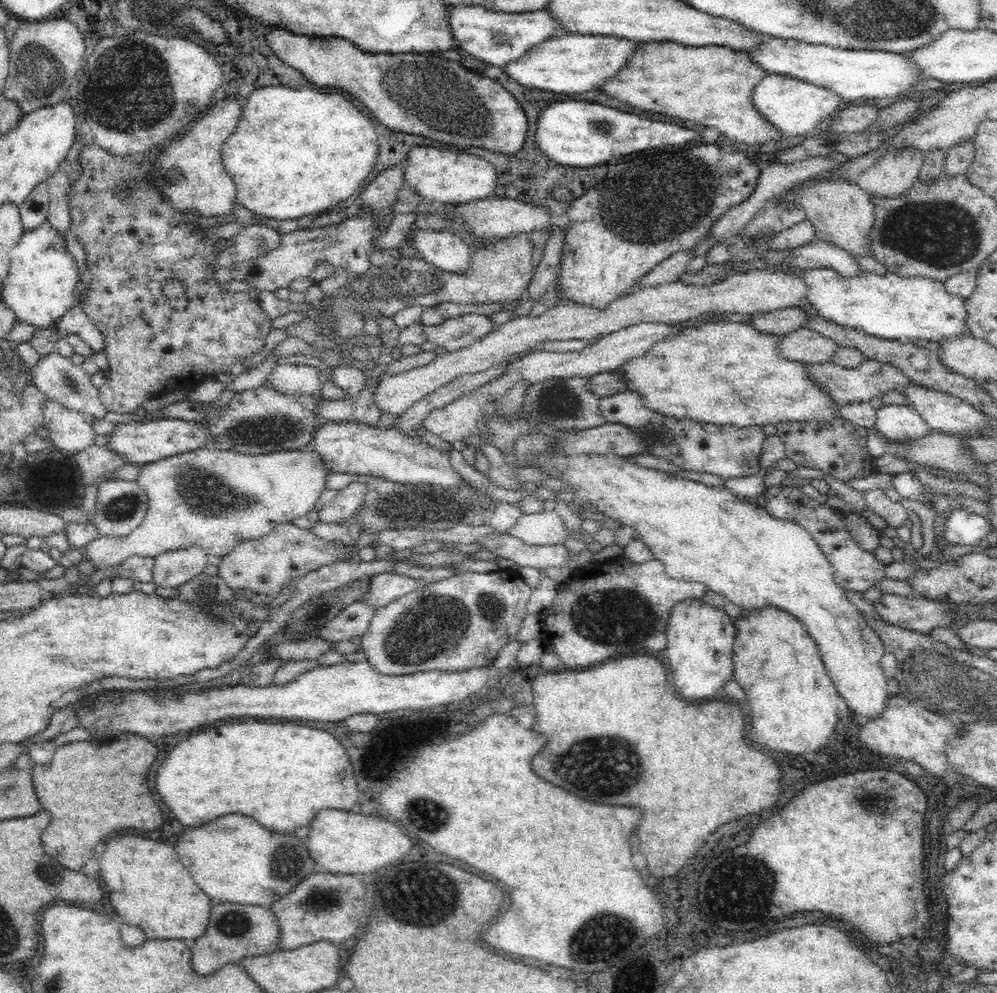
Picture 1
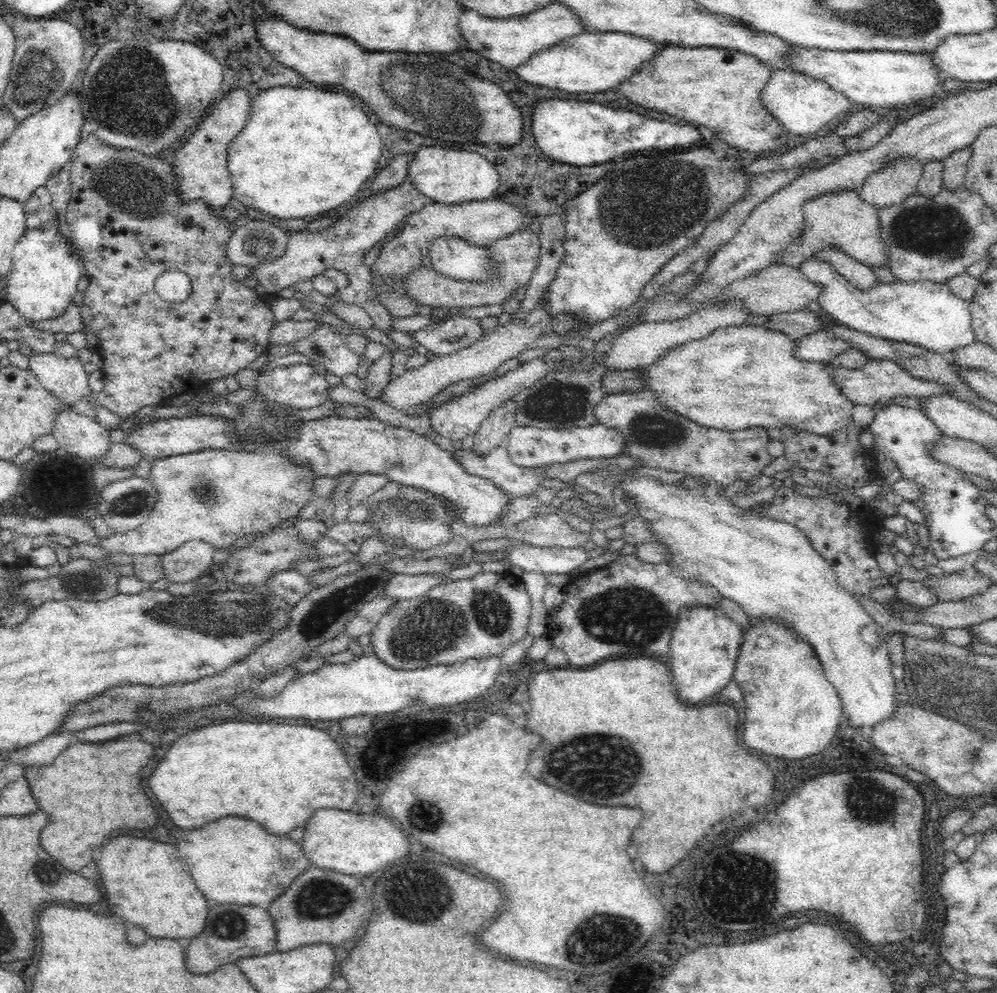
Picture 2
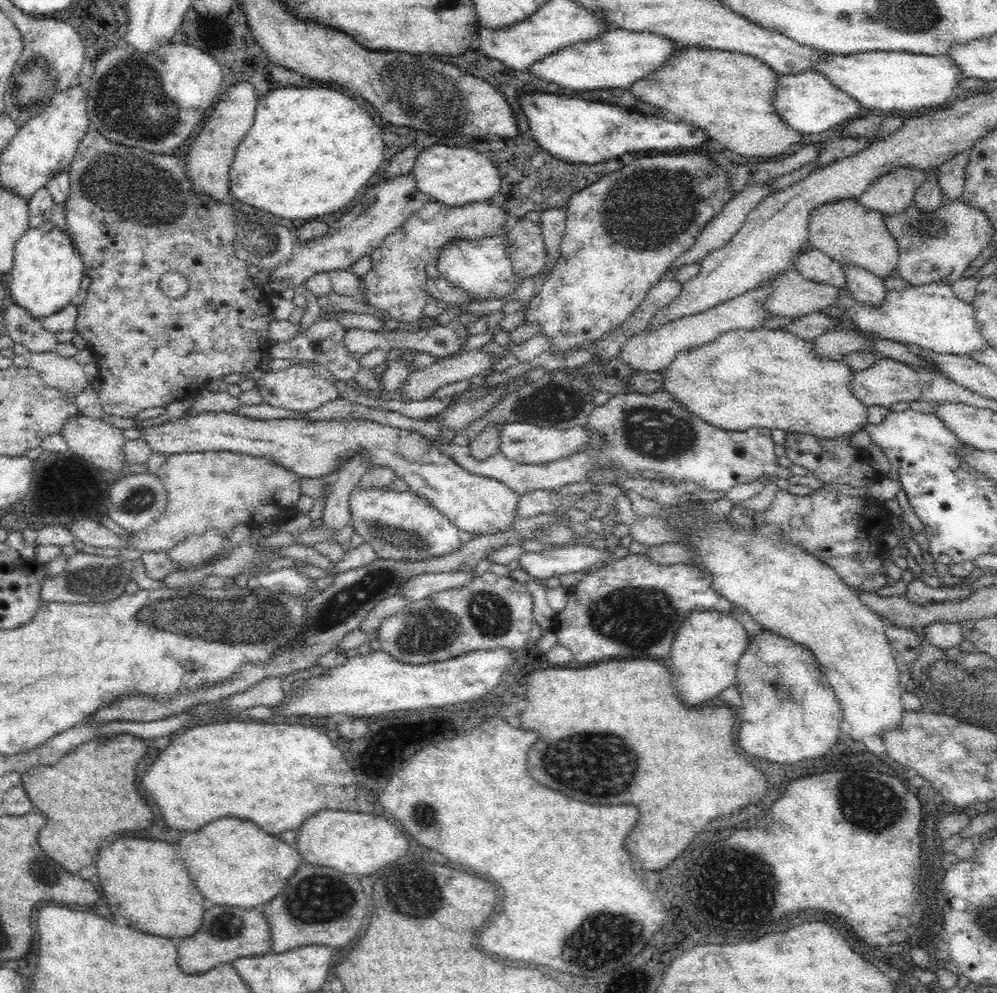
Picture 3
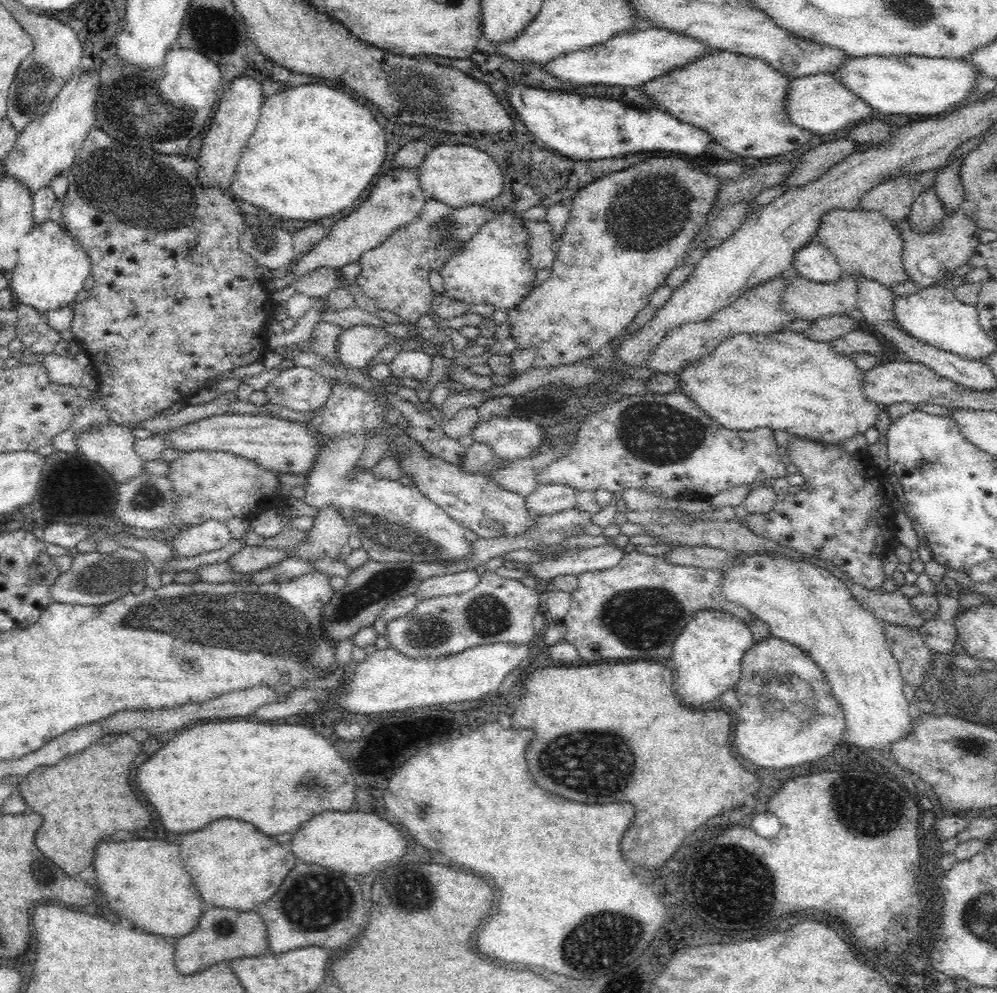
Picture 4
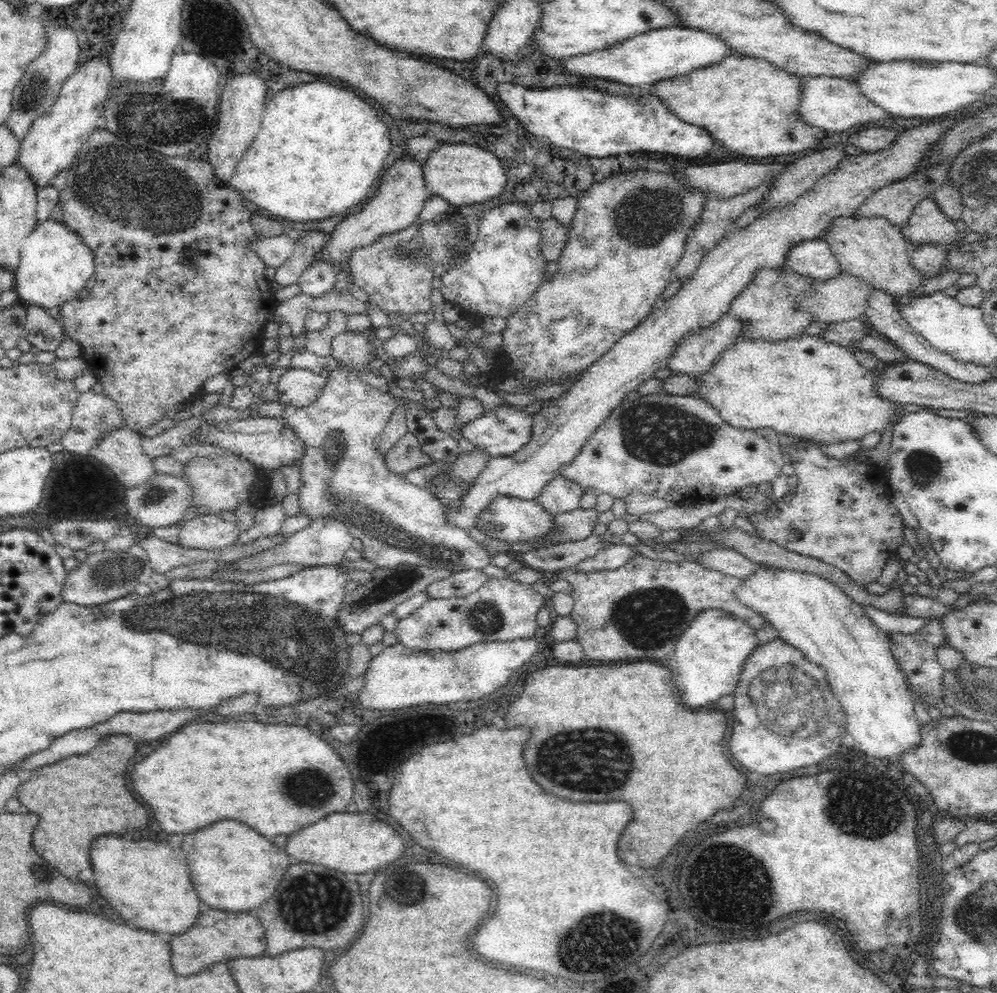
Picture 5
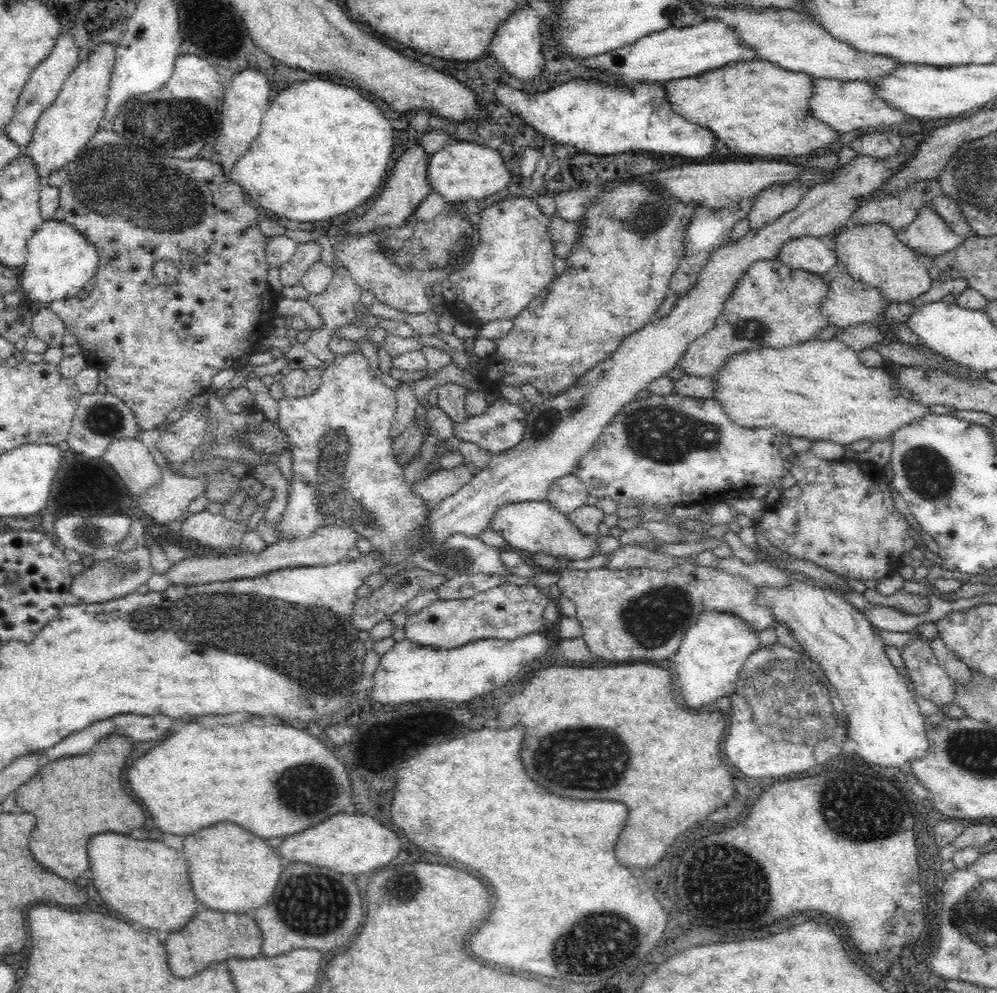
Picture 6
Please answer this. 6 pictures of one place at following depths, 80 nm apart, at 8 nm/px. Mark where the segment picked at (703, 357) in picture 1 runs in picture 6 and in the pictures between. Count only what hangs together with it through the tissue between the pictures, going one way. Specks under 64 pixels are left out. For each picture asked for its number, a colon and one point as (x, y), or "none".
2: (738, 377)
3: (743, 379)
4: (786, 381)
5: (806, 386)
6: (819, 389)

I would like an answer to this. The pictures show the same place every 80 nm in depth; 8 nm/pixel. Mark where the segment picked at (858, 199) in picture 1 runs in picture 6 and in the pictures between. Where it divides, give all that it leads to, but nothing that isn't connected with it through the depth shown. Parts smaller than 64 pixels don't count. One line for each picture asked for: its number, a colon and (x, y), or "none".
2: (842, 221)
3: (851, 234)
4: (865, 243)
5: (872, 249)
6: (872, 254)

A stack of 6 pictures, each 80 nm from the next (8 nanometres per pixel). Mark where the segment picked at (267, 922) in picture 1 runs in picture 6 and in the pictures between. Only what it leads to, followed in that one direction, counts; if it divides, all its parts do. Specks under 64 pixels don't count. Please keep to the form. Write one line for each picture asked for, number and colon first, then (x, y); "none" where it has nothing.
2: (231, 932)
3: (228, 933)
4: (223, 934)
5: (216, 936)
6: (210, 936)

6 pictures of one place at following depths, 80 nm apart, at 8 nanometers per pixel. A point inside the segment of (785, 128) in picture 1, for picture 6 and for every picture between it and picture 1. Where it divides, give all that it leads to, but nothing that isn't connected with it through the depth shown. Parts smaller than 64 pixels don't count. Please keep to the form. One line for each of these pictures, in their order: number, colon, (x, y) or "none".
2: (802, 104)
3: (808, 102)
4: (819, 102)
5: (833, 104)
6: (844, 105)

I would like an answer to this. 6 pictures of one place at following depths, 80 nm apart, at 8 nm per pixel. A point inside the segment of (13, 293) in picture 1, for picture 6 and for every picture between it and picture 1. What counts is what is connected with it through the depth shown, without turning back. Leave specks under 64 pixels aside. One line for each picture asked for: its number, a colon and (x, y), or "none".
2: (45, 272)
3: (47, 269)
4: (52, 266)
5: (55, 264)
6: (59, 262)

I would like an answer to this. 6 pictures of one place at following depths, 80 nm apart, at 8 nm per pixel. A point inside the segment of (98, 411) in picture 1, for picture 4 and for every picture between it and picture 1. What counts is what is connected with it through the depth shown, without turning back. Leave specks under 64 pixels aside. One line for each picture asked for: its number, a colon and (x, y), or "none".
2: (65, 377)
3: (66, 373)
4: (62, 370)

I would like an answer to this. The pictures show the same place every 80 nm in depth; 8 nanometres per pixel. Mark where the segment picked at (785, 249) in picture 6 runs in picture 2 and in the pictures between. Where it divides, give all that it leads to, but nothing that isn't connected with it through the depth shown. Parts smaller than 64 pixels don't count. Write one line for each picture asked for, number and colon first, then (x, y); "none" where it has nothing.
2: (925, 313)
3: (815, 265)
4: (815, 262)
5: (813, 258)

